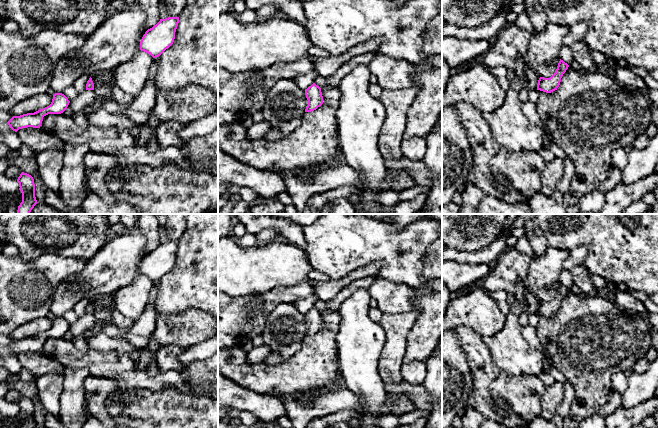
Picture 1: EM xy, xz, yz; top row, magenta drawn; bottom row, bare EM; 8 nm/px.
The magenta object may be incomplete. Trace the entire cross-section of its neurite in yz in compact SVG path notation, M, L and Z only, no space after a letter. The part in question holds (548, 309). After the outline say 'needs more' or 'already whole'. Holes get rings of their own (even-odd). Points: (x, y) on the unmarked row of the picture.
M560 283L555 297L550 302L540 301L537 308L537 314L551 317L560 309L563 298L568 293L569 289Z | already whole

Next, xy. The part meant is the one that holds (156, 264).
M179 241L160 243L143 259L140 274L150 278L153 282L159 281L173 268L178 247Z | already whole

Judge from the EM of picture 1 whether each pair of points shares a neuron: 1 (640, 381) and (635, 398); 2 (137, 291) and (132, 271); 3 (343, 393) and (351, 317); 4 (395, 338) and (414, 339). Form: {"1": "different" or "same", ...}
{"1": "same", "2": "different", "3": "different", "4": "different"}

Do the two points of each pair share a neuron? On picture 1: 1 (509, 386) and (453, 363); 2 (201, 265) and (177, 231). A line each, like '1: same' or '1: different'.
1: different
2: different

